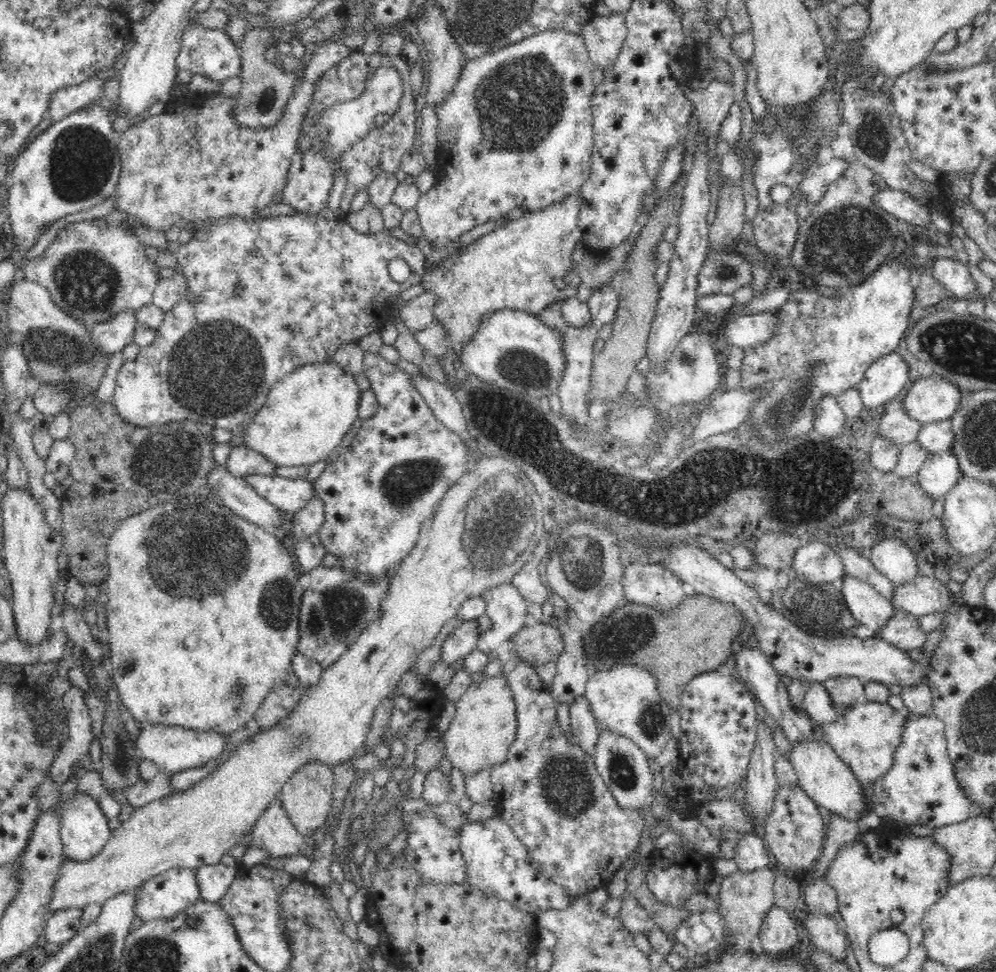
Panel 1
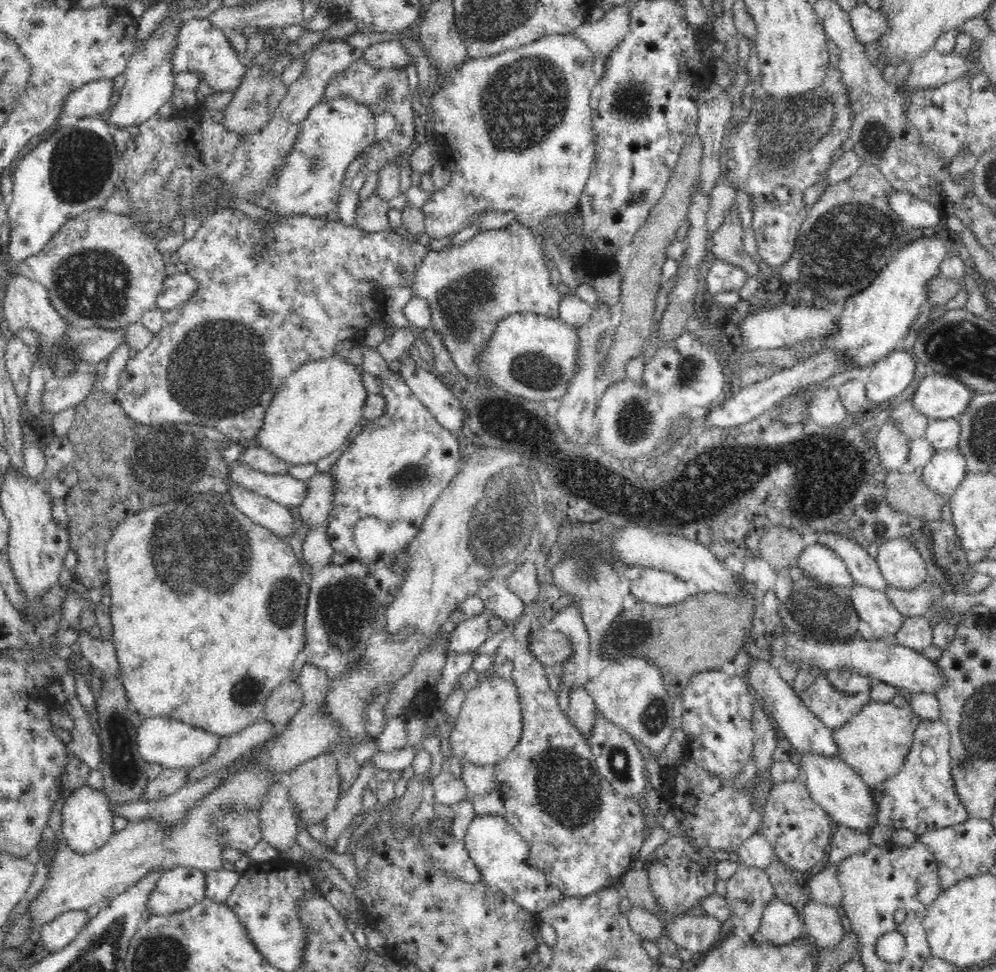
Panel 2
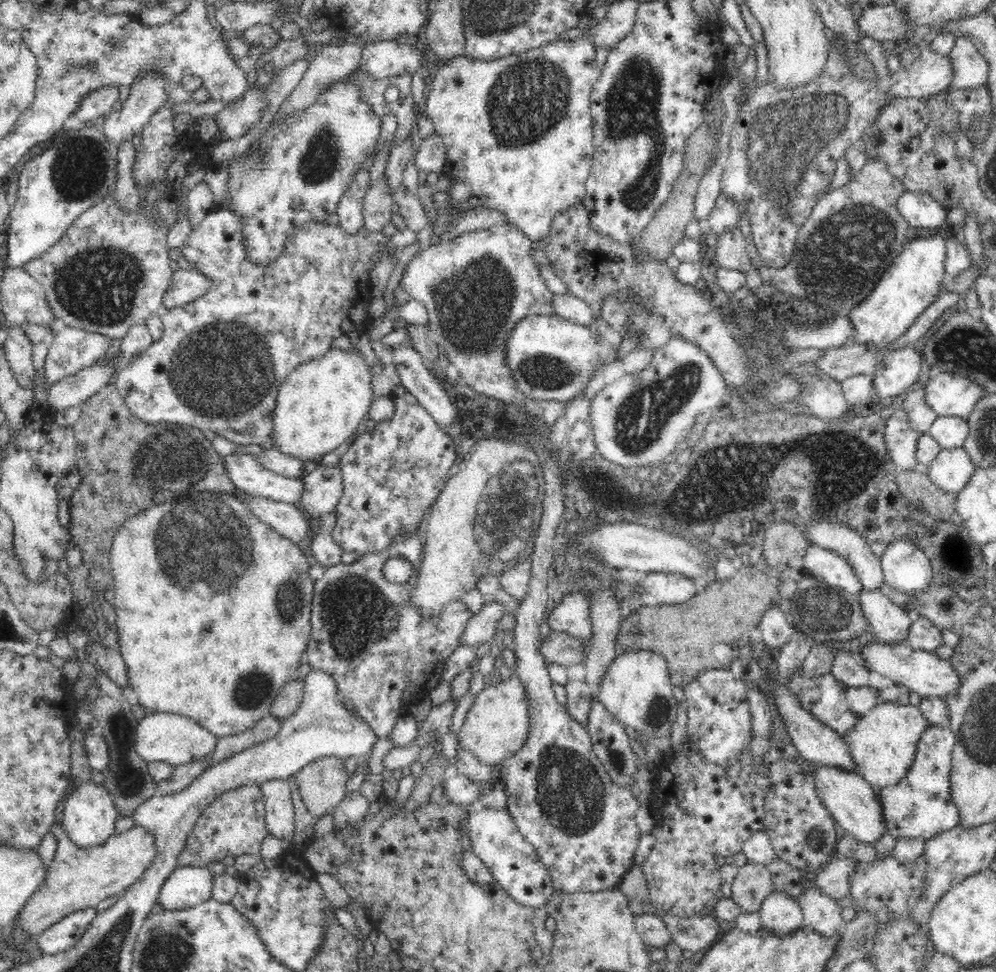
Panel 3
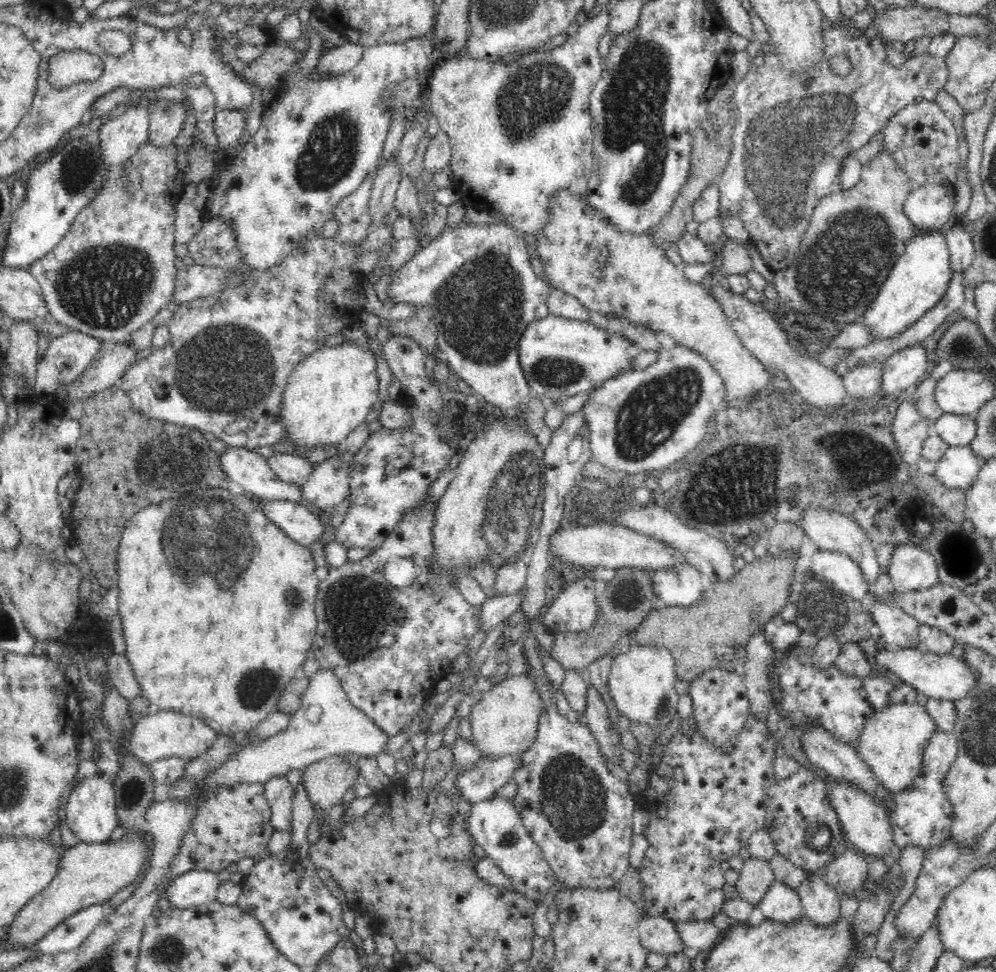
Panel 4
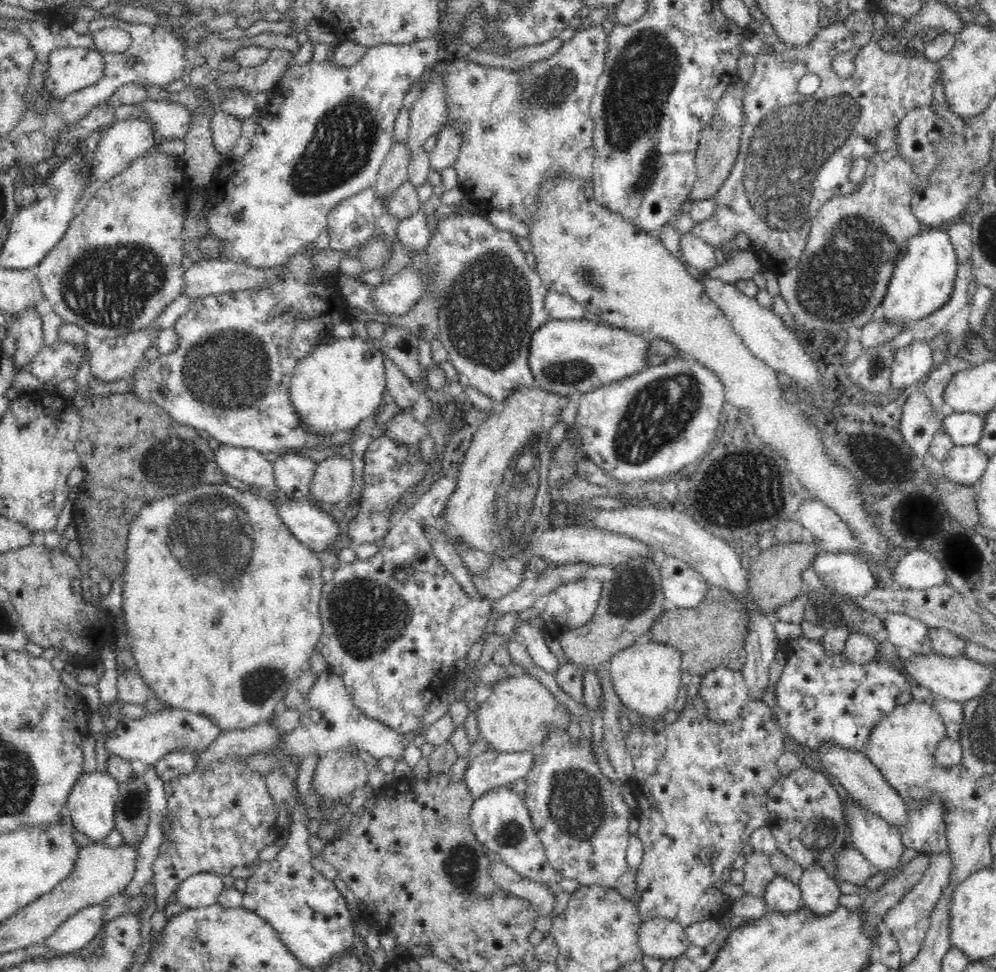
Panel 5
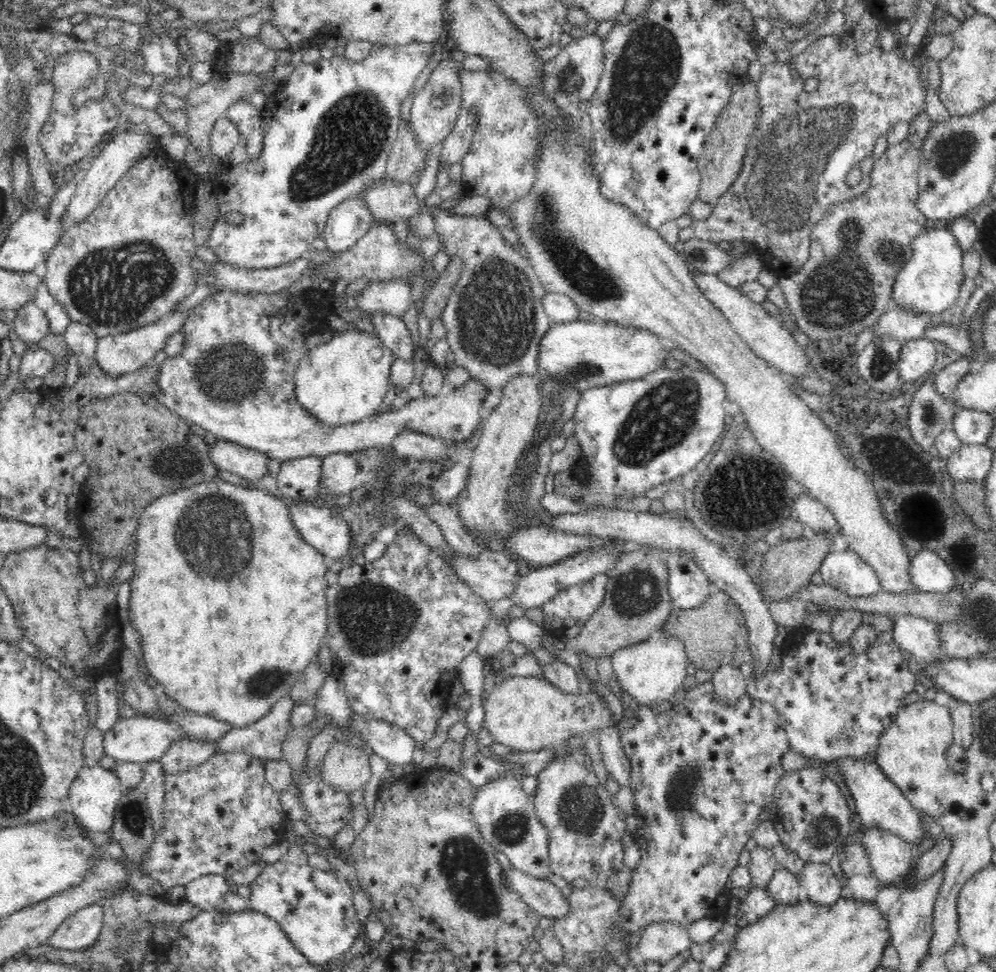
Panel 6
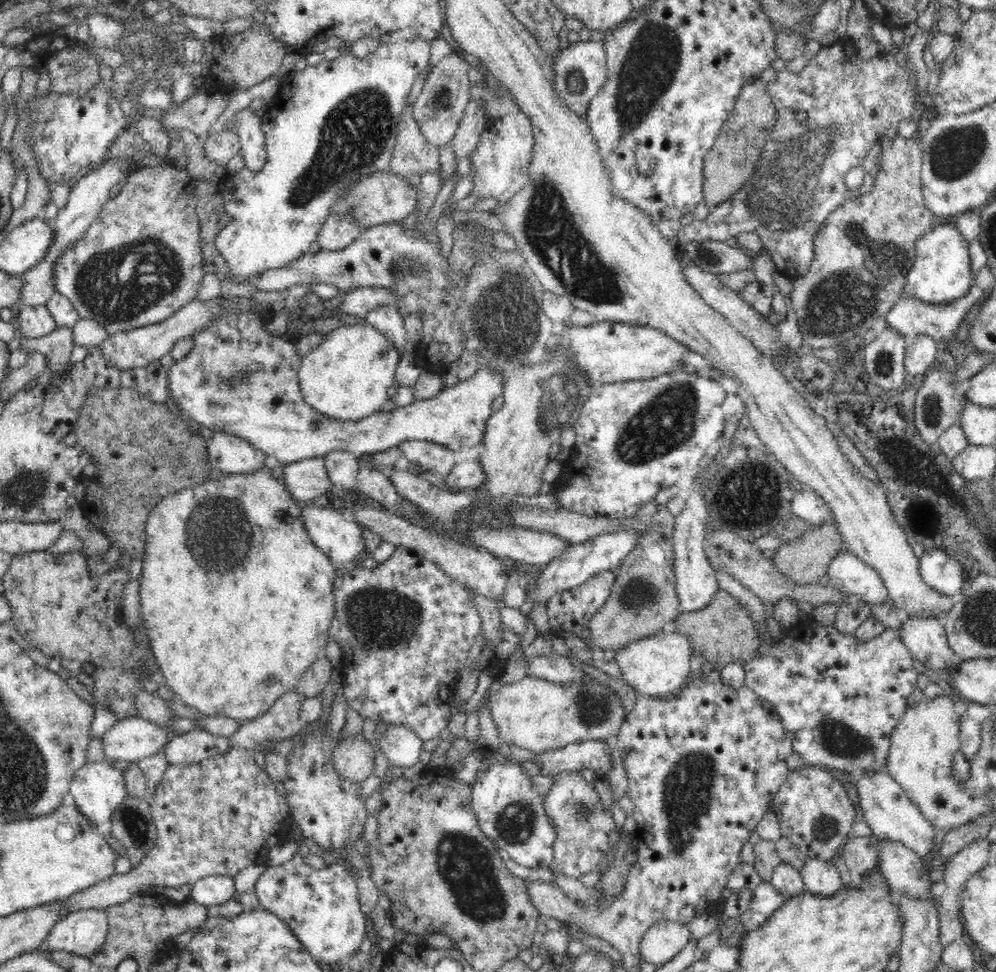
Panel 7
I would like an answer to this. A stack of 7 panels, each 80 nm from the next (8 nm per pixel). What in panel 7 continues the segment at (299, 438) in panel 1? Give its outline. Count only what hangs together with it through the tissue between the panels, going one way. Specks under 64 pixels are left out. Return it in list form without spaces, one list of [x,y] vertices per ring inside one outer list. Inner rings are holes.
[[[370,323],[365,325],[343,325],[328,333],[323,341],[307,355],[302,356],[297,377],[304,400],[314,410],[332,420],[358,421],[380,411],[389,399],[389,391],[397,385],[395,372],[402,353]]]

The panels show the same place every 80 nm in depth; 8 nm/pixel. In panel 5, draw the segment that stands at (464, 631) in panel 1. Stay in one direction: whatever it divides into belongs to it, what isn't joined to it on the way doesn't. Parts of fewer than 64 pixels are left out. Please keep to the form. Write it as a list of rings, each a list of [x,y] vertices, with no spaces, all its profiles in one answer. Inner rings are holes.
[[[587,562],[564,564],[558,565],[555,569],[545,568],[540,573],[536,573],[536,576],[527,575],[511,594],[492,602],[491,612],[502,617],[510,612],[520,613],[527,608],[532,608],[540,597],[551,595],[564,584],[584,579],[584,572],[591,565]]]

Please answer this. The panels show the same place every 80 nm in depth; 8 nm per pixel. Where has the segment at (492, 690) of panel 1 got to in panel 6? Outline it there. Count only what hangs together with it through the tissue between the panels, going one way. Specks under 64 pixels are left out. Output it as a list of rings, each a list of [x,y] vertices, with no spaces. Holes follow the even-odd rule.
[[[530,675],[504,679],[483,701],[483,709],[483,726],[492,734],[493,740],[506,748],[524,752],[558,749],[575,734],[581,734],[582,738],[589,734],[598,736],[602,730],[619,725],[598,693],[583,688],[578,694],[566,694],[545,678]]]

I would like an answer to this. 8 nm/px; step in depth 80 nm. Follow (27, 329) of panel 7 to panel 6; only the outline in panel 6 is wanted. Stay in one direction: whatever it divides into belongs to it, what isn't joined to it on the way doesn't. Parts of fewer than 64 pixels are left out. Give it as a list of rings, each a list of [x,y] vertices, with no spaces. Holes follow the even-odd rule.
[[[34,302],[21,306],[14,314],[9,316],[12,330],[20,340],[27,344],[30,351],[38,349],[42,338],[49,333],[49,322],[45,312]]]

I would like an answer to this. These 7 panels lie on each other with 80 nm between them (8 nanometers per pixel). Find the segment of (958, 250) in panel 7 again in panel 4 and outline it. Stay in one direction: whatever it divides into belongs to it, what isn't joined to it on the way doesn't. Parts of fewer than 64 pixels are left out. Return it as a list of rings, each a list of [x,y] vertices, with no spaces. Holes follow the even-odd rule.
[[[934,230],[932,234],[914,236],[905,247],[904,254],[894,263],[879,293],[867,311],[861,316],[871,338],[884,340],[904,332],[928,310],[934,308],[949,287],[954,272],[951,271],[950,251],[944,231]]]

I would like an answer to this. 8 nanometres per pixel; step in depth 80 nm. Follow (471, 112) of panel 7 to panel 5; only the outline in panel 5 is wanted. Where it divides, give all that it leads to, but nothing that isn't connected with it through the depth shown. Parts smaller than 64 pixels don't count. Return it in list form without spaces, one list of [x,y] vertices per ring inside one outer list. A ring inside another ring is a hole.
[[[455,126],[444,127],[437,136],[436,145],[429,152],[432,173],[452,167],[457,161],[461,147],[461,132]]]

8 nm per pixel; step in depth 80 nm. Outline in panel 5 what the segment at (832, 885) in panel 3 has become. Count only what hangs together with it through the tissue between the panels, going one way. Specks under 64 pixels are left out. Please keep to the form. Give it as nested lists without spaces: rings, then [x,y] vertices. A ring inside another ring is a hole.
[[[846,846],[835,857],[835,875],[833,878],[840,882],[858,884],[860,880],[867,880],[873,876],[873,867],[870,861],[859,851]]]

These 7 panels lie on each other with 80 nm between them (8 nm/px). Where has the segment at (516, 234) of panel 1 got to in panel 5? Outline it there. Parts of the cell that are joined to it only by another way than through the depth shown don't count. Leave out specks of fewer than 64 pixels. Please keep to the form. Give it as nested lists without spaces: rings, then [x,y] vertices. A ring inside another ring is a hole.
[[[466,212],[463,215],[457,213],[455,215],[444,216],[442,220],[438,220],[438,224],[436,224],[436,227],[432,232],[431,240],[428,242],[426,248],[428,255],[426,272],[424,272],[423,275],[420,274],[420,272],[416,272],[416,270],[412,267],[412,263],[409,263],[388,281],[382,281],[377,286],[374,286],[374,290],[372,290],[372,301],[376,303],[378,311],[384,313],[385,315],[398,316],[406,314],[418,301],[426,299],[428,296],[430,296],[430,292],[432,292],[432,290],[438,292],[438,294],[435,294],[437,299],[440,301],[440,308],[438,311],[438,339],[444,345],[444,348],[449,354],[449,362],[454,366],[466,384],[469,384],[473,388],[479,390],[482,392],[482,394],[489,396],[496,405],[500,405],[502,402],[504,402],[504,400],[506,400],[506,398],[508,398],[508,396],[512,396],[512,394],[514,394],[514,390],[518,390],[518,388],[522,388],[522,386],[534,385],[534,379],[529,365],[530,339],[532,333],[543,322],[546,322],[549,319],[548,311],[544,306],[544,298],[546,298],[546,294],[549,289],[542,284],[542,279],[540,278],[538,271],[530,269],[528,264],[524,262],[523,251],[520,250],[520,246],[518,245],[515,237],[516,236],[514,233],[500,230],[492,225],[492,223],[490,223],[490,221],[488,221],[488,219],[484,217],[482,213],[475,214]]]

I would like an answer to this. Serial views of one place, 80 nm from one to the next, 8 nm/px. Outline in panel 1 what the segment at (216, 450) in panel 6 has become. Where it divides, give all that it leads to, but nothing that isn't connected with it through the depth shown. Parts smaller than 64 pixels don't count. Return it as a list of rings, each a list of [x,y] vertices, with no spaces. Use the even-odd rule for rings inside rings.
[[[247,475],[242,478],[245,478],[260,497],[289,517],[303,510],[315,494],[313,484],[302,478],[290,480],[276,475]]]

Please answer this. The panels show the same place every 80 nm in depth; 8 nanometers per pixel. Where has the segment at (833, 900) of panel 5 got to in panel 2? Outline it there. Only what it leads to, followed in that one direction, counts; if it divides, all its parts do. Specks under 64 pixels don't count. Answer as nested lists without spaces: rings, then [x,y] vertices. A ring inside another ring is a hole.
[[[808,899],[804,905],[804,929],[825,952],[836,951],[846,936],[842,920],[834,906]]]

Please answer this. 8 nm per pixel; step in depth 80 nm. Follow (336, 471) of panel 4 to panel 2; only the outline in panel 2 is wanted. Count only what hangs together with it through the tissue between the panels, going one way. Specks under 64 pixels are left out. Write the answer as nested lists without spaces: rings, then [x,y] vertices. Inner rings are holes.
[[[330,472],[315,474],[309,481],[306,499],[295,511],[300,525],[304,524],[311,531],[327,522],[336,485]]]

